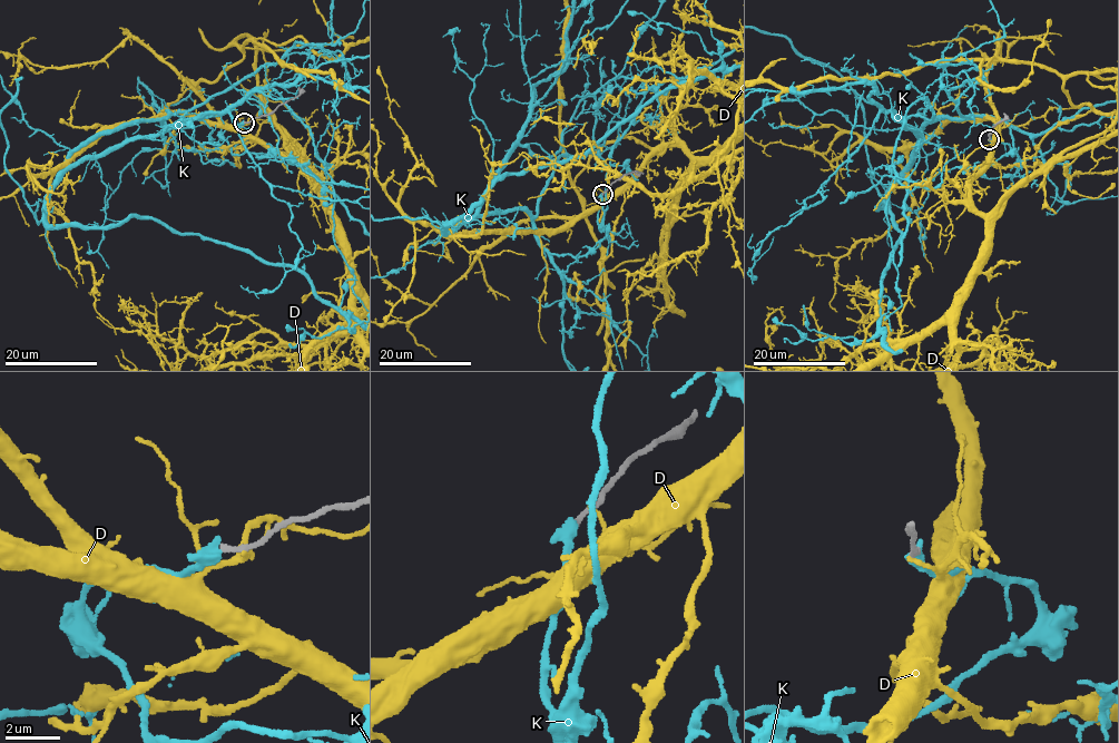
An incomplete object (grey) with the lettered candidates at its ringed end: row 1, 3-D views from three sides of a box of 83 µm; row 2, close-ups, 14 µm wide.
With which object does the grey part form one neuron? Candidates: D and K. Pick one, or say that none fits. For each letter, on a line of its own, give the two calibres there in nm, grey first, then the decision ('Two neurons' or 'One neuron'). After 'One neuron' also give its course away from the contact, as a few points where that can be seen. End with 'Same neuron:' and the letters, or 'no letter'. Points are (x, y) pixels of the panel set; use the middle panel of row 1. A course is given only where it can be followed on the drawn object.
D: Thickness 260 nm (grey) against 140 nm. Two neurons
K: Thickness 200 nm (grey) against 320 nm. One neuron
Same neuron: K

